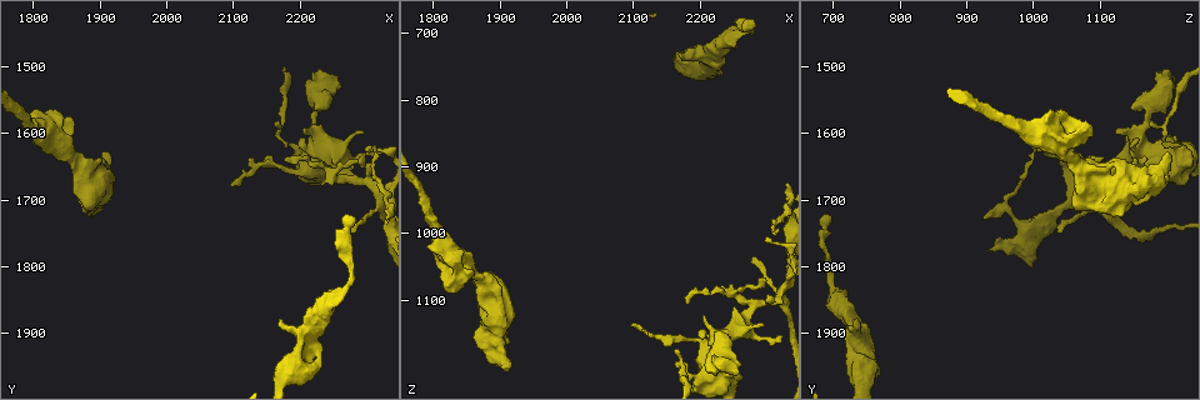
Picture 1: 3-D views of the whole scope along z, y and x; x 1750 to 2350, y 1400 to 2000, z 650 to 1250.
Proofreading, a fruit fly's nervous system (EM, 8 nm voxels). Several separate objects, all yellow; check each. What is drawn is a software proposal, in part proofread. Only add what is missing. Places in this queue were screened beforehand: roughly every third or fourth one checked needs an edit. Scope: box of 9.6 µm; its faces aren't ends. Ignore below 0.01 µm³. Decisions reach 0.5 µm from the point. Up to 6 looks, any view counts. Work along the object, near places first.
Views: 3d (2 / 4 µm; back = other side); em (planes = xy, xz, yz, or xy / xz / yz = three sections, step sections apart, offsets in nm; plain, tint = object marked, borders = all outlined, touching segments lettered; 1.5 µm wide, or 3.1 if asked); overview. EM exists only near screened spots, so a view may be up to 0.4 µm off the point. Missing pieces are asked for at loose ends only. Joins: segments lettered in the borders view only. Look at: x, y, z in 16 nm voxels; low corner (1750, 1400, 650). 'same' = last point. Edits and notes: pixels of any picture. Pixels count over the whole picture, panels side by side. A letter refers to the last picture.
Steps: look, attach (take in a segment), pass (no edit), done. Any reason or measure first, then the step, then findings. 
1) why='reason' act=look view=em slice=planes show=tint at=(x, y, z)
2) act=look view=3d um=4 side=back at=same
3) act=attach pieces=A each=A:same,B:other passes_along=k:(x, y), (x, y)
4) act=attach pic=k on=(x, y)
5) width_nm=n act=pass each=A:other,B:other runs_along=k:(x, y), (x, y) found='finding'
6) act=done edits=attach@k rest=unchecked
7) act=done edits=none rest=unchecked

why='thick end' act=look view=em slice=xy step=4 show=tint at=(2295, 1595, 1135)

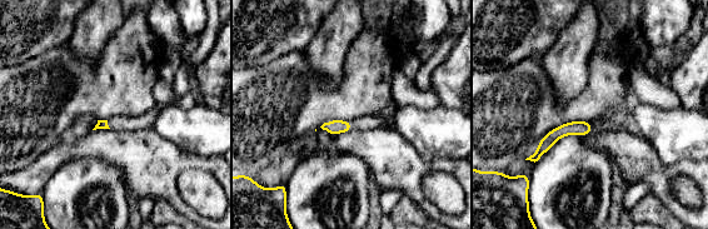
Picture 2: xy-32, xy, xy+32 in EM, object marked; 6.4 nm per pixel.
act=look view=em slice=planes show=borders at=same

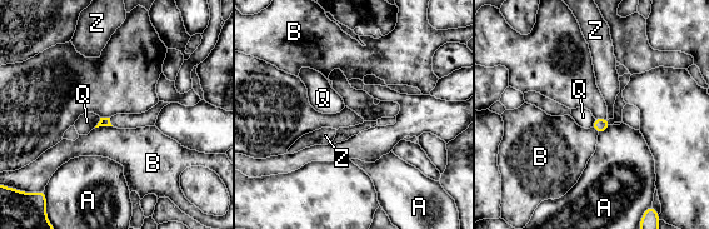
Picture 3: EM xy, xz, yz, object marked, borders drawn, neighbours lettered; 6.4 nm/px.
act=pass each=A:other,B:other,Q:other,Z:other found='no lettered segment goes on from it'

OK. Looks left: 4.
why='stops while still wide' act=look view=em slice=planes show=borders at=(1905, 1630, 1200)

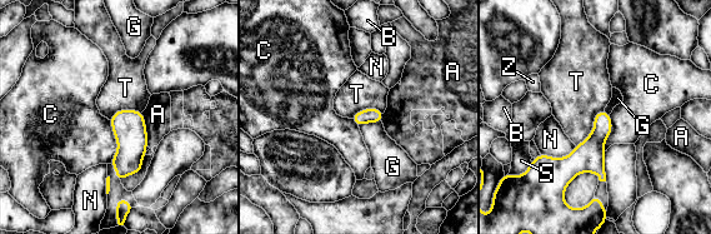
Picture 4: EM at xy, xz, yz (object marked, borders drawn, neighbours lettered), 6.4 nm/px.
act=pass each=A:other,B:other,C:other,G:other,N:other,S:other,T:other,Z:other border=4:(604, 109), (575, 145) found='no lettered segment goes on from it'

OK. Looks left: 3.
act=look view=3d um=2 at=(2170, 1885, 735)

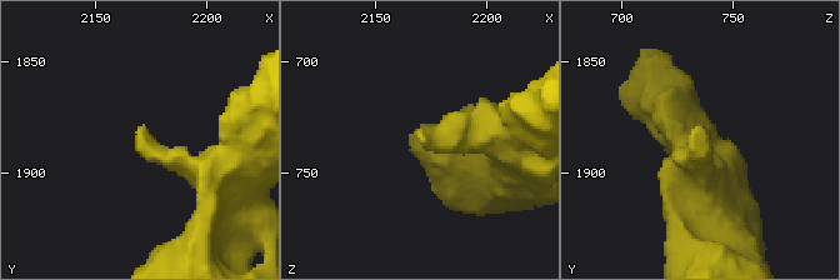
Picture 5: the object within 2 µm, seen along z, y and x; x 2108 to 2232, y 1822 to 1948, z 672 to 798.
act=look view=em slice=planes show=borders at=(2169, 1882, 733)

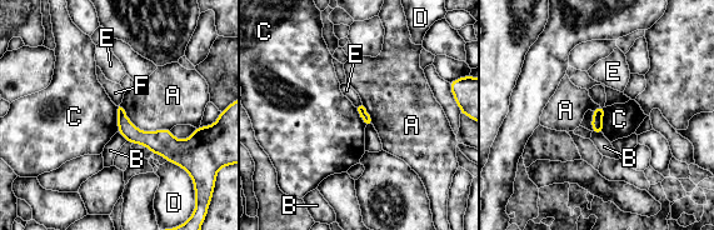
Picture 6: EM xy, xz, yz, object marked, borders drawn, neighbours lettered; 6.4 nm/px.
act=pass each=A:other,B:other,C:other,D:other,E:other,F:other border=6:(607, 106), (603, 114), (603, 134) found='none of them fits'

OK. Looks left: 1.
act=done edits=none rest=unchecked

